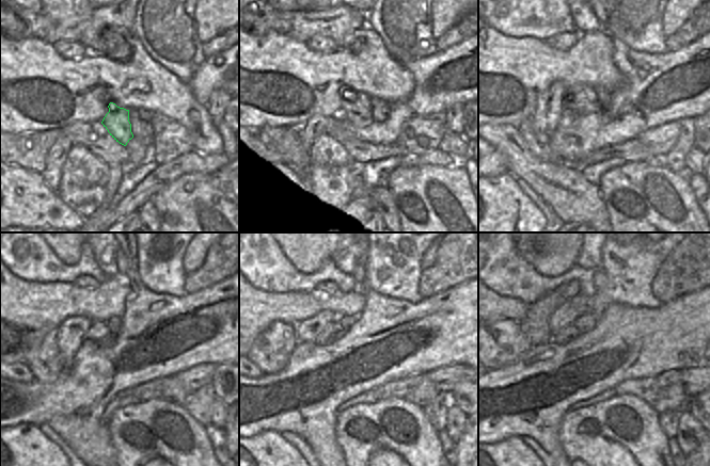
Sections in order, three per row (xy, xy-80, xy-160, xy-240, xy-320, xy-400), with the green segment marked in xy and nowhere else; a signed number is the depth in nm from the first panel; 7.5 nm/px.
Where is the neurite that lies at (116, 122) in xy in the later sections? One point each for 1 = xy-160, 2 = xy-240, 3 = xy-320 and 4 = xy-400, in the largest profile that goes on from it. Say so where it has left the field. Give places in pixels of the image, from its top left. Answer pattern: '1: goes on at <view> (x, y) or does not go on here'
1: goes on at xy-160 (580, 98)
2: goes on at xy-240 (98, 330)
3: goes on at xy-320 (332, 332)
4: goes on at xy-400 (569, 333)

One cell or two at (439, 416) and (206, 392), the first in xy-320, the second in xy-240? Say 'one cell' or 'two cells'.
one cell

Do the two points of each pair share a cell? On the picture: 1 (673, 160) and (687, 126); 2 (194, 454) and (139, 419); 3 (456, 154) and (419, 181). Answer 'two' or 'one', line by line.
1: one
2: one
3: two

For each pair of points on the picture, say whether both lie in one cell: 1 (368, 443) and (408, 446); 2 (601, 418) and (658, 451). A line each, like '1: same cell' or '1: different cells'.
1: same cell
2: same cell

